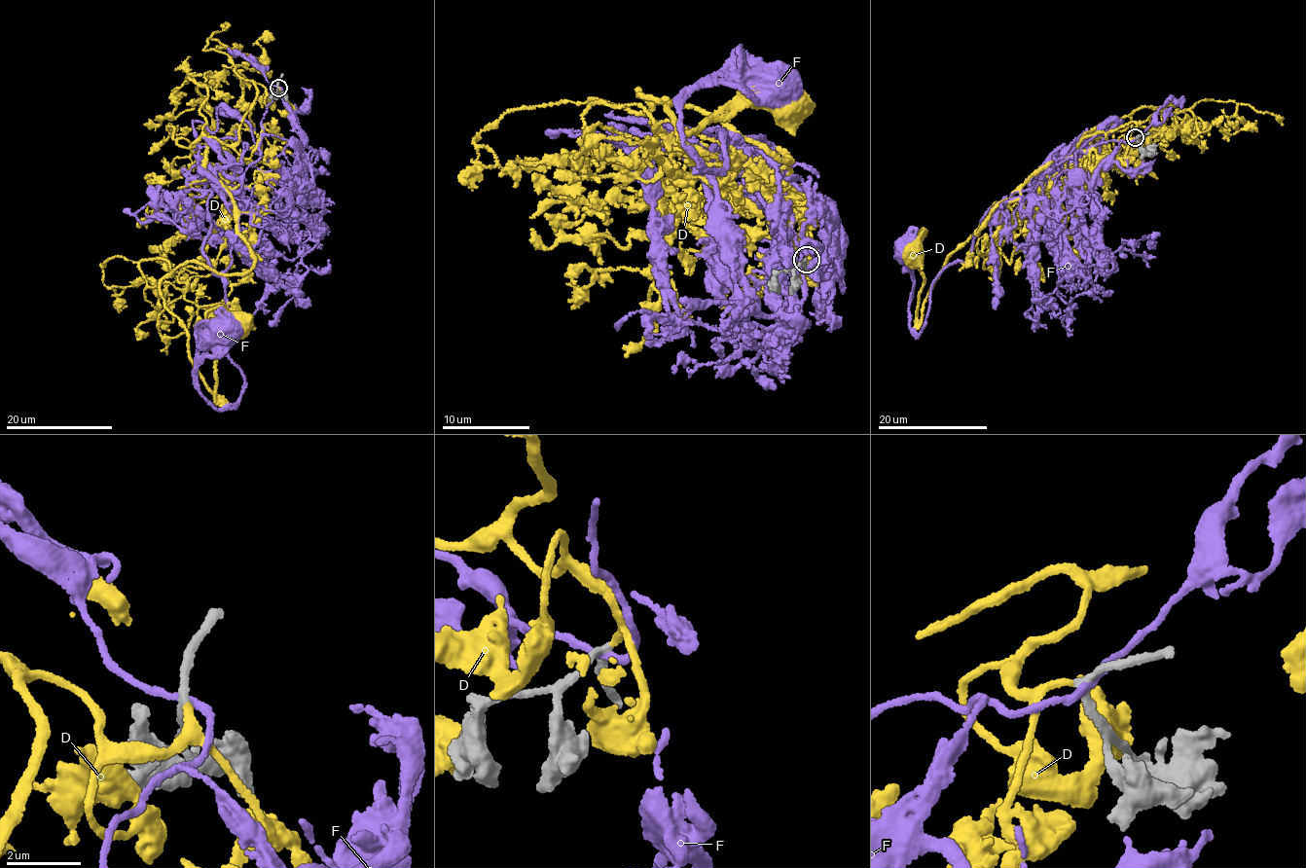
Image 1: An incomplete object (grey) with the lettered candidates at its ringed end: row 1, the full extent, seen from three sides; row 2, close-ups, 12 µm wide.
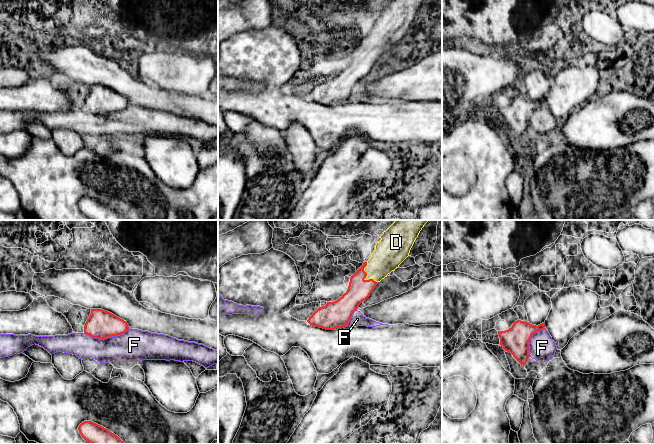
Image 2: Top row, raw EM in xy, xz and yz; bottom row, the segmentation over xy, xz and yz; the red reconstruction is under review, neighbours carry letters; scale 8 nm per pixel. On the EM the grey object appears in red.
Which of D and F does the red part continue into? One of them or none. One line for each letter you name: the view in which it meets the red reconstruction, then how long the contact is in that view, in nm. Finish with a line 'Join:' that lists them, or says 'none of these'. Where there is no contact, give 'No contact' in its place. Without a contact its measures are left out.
D: Touches red in xz. Shared border 190 nm
Join: D

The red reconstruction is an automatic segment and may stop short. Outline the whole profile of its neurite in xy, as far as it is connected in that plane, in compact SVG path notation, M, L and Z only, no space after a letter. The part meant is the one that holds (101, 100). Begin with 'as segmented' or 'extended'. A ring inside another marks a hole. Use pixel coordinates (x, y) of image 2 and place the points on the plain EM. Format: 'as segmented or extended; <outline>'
as segmented; M91 85L91 90L84 102L84 109L98 115L124 110L129 105L126 97L102 86Z

